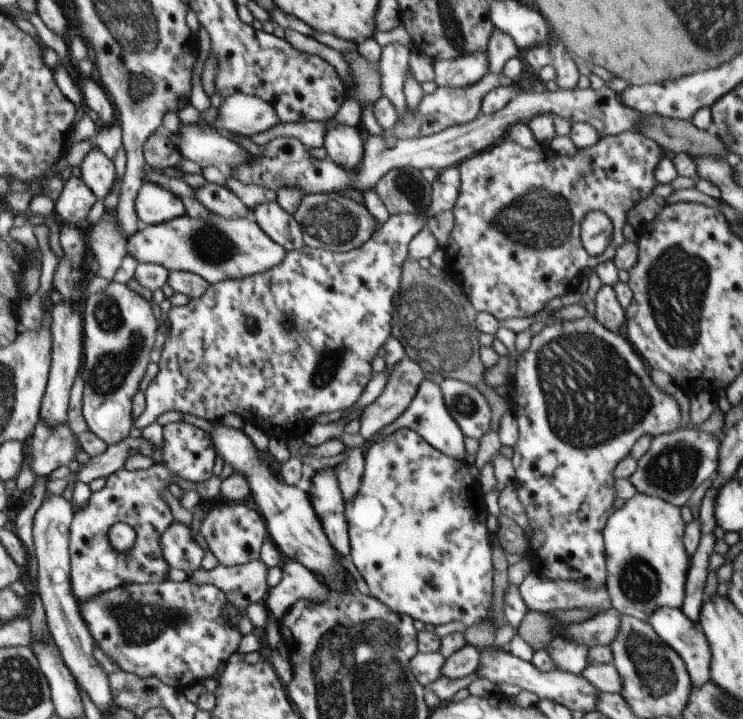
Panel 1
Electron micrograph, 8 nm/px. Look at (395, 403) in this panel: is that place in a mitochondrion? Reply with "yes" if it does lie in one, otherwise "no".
no

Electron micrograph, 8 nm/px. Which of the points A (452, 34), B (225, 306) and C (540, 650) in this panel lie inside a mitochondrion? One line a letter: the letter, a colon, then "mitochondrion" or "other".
A: mitochondrion
B: other
C: other

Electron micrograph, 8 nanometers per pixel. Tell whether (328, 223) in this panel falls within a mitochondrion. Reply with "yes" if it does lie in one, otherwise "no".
yes

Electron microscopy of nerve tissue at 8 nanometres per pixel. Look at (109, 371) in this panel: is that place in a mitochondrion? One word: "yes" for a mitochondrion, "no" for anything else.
yes

